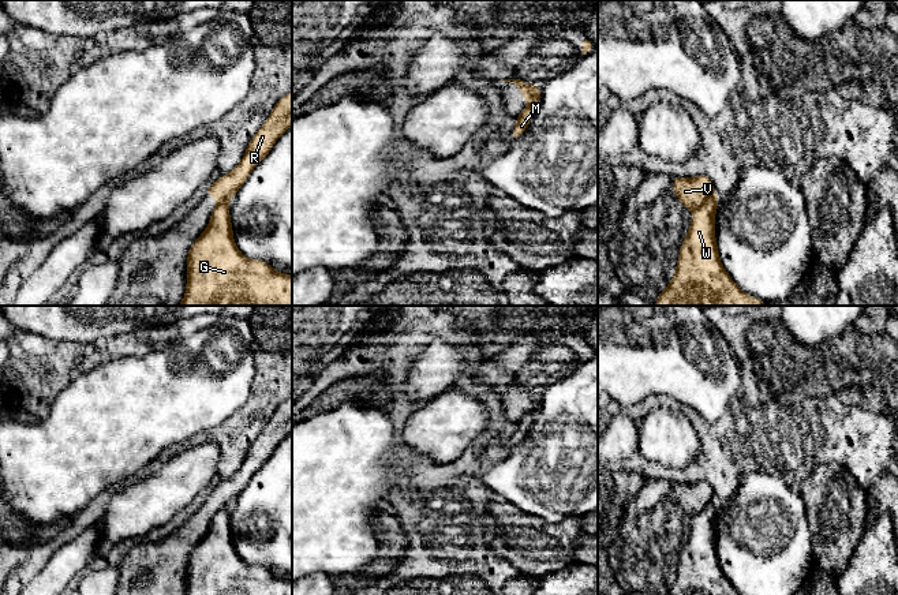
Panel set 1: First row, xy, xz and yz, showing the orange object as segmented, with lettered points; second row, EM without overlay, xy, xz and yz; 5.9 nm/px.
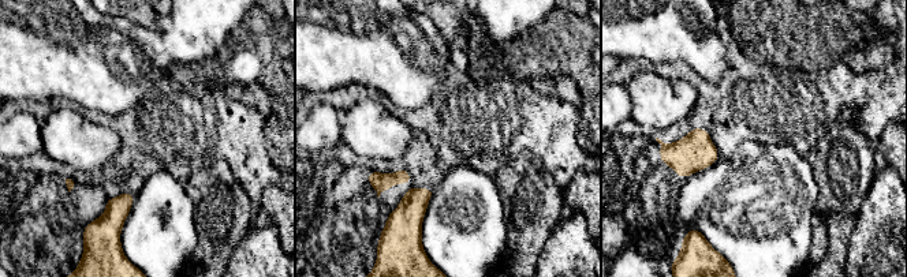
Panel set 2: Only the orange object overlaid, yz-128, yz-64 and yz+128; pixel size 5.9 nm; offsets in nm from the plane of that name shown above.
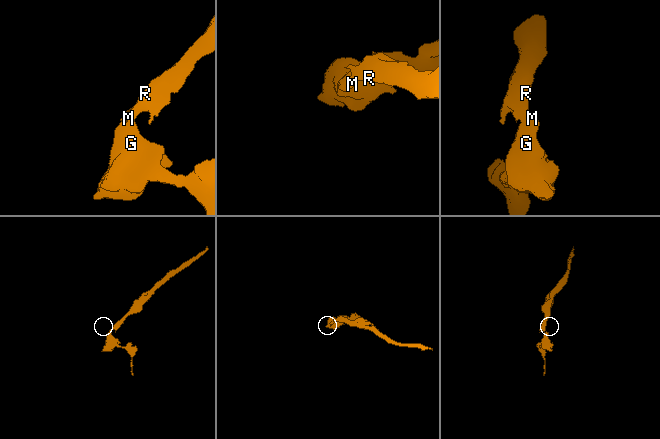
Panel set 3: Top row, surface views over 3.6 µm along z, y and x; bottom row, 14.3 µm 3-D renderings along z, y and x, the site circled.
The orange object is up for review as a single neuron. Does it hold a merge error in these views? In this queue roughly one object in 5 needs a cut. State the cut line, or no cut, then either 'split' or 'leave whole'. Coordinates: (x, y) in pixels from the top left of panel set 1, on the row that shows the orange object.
yz (715, 195), (693, 210) | split

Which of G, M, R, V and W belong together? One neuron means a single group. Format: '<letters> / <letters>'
G M W / R V

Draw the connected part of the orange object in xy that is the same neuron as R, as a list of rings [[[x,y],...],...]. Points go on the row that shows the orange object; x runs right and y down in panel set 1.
[[[292,91],[280,98],[262,127],[248,142],[240,162],[212,183],[205,195],[228,202],[244,184],[252,169],[270,153],[276,141],[292,126]]]

